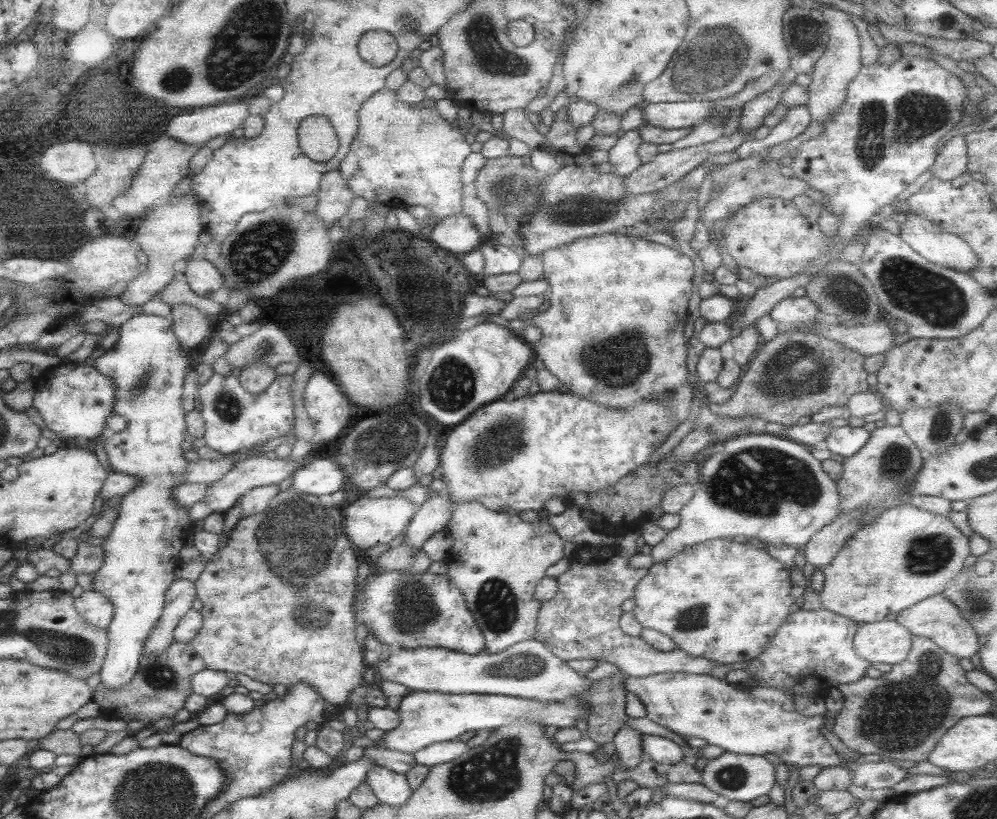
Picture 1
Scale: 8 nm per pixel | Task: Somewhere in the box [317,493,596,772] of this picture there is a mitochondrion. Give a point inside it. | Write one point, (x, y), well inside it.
(415, 607)

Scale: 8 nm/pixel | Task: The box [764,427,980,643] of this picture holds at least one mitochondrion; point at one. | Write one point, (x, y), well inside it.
(927, 554)

